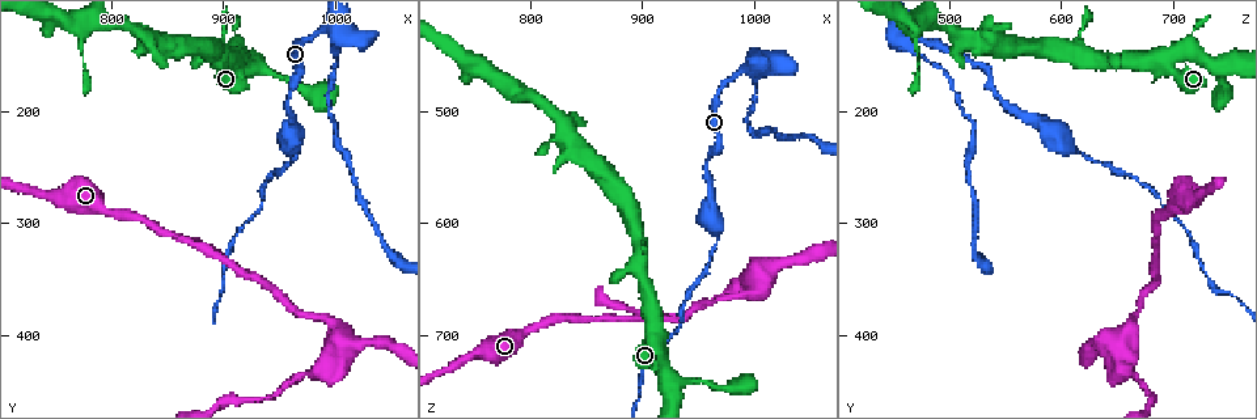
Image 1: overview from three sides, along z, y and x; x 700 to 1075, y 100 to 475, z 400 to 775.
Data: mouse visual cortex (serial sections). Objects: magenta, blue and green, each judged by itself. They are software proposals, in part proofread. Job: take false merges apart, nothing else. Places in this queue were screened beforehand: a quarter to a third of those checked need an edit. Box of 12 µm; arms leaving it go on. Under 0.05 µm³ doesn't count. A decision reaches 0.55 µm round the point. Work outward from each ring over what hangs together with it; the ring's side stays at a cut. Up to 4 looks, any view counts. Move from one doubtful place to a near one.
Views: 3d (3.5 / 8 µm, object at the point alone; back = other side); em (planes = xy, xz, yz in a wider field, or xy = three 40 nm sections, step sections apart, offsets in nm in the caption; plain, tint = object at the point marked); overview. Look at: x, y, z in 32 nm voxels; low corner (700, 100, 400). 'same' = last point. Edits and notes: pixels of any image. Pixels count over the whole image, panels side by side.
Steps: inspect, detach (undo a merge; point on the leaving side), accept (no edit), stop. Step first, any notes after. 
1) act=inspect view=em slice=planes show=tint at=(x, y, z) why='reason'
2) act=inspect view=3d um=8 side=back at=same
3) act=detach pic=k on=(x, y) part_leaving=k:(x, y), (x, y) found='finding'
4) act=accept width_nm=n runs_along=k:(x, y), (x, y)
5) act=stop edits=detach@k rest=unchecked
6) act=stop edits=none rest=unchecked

act=inspect view=3d um=8 at=(912, 138, 718) why='sudden change in width'

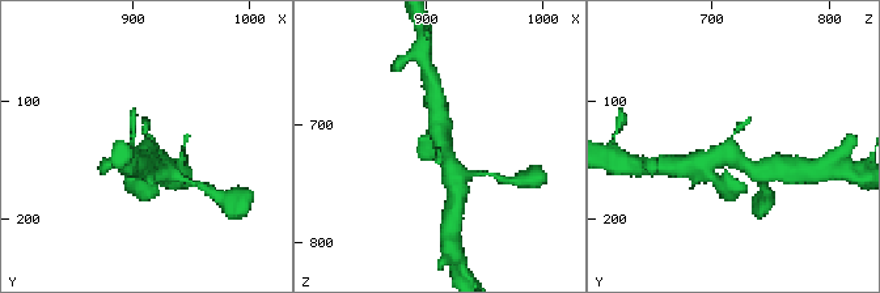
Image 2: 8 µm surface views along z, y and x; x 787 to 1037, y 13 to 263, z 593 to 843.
act=inspect view=em slice=planes show=tint at=(912, 138, 718)

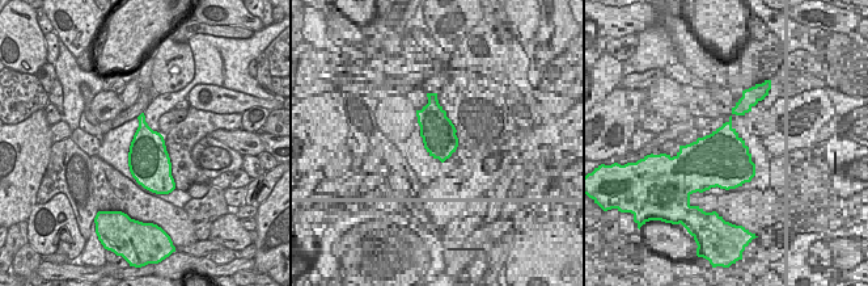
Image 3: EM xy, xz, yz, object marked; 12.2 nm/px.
act=accept runs_along=2:(706, 169), (749, 118) found='continuous, no second cell'

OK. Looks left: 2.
act=inspect view=3d um=3.5 at=(1002, 420, 658)

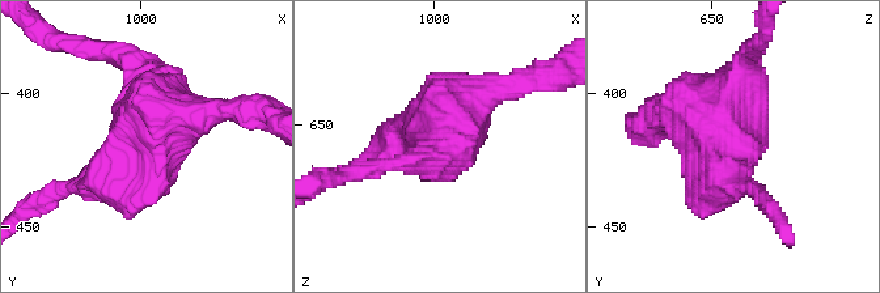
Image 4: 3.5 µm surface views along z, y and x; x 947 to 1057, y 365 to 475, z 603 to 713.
act=inspect view=em slice=xy step=2 show=tint at=(1001, 420, 656) why='now the EM'

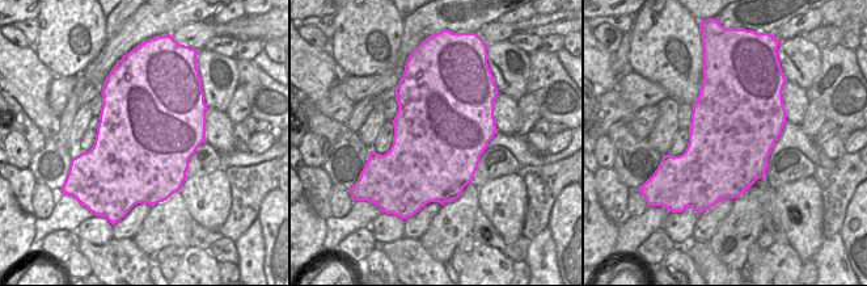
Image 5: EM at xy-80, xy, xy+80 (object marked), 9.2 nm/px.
act=accept runs_along=4:(751, 54), (716, 110), (727, 179) found='continuous, no second cell'

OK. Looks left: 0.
act=stop edits=none rest=unchecked

